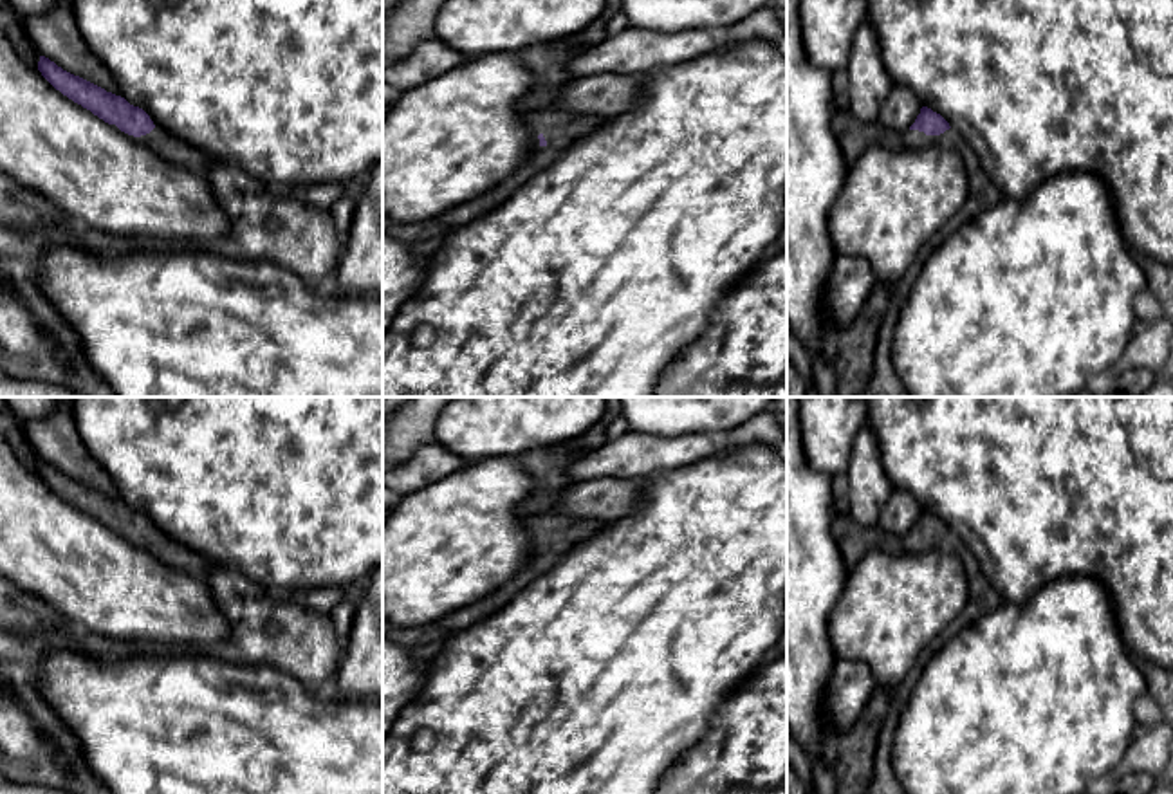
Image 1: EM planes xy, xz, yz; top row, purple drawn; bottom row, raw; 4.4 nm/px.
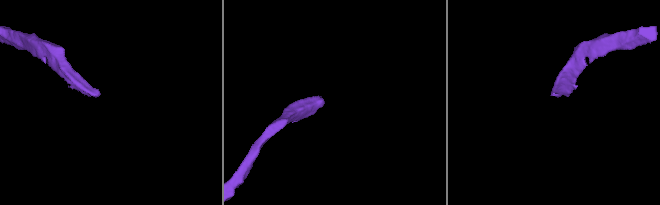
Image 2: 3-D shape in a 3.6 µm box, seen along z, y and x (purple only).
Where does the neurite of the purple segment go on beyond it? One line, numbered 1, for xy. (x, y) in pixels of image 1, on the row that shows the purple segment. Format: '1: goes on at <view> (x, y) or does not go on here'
1: goes on at xy (161, 141)

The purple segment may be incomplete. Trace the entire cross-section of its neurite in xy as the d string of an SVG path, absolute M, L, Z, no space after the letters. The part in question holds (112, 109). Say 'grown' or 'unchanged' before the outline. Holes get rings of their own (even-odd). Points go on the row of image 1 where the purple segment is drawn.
grown | M40 56L38 70L63 96L90 110L105 123L115 125L121 132L137 137L143 146L171 164L193 173L200 173L208 166L217 164L204 152L175 137L164 126L155 126L143 108L130 105L125 97L63 70L45 56Z

